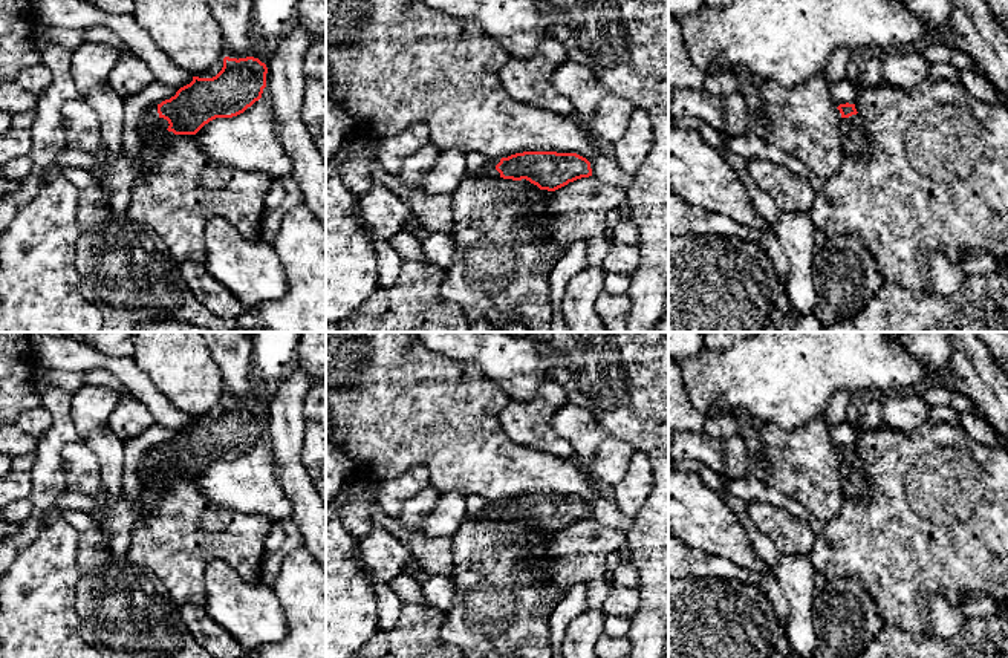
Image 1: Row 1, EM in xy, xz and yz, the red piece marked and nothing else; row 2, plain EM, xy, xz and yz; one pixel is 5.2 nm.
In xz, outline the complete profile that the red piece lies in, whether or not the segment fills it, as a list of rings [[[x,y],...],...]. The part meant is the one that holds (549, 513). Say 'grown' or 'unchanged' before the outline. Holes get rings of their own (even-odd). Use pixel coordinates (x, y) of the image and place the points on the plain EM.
grown; [[[523,494],[508,500],[493,500],[473,517],[526,522],[540,533],[555,534],[569,525],[592,519],[592,511],[590,505],[577,496]]]

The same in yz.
grown; [[[838,447],[840,476],[843,482],[843,493],[847,497],[863,497],[867,488],[863,461],[857,454],[855,447]]]

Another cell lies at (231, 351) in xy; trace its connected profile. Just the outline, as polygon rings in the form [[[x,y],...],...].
[[[200,332],[220,367],[226,399],[257,401],[252,381],[252,340],[246,332]]]

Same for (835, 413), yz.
[[[837,390],[831,401],[829,406],[824,412],[826,422],[832,425],[840,425],[847,421],[847,406],[852,399],[852,395],[846,390]]]

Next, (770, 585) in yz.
[[[765,568],[762,572],[759,572],[762,578],[760,589],[765,592],[765,595],[769,598],[769,601],[774,606],[774,611],[777,614],[777,618],[782,624],[782,629],[786,630],[788,620],[789,620],[789,604],[786,597],[783,595],[783,591],[772,574],[771,568]]]

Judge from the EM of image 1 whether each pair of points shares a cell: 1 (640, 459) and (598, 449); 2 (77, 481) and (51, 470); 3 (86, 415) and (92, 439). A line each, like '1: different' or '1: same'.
1: different
2: different
3: same

